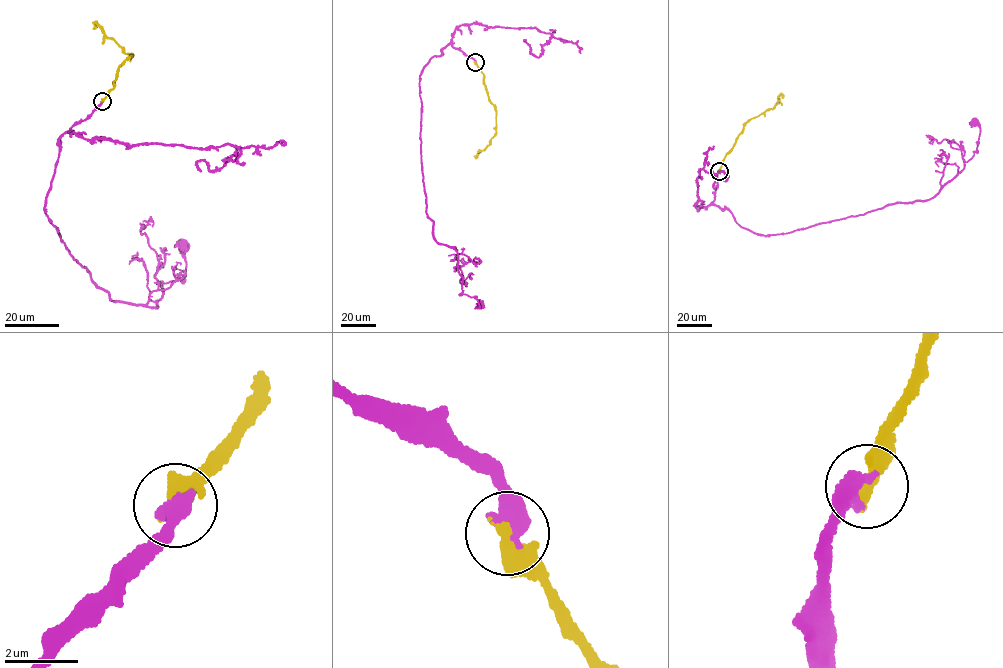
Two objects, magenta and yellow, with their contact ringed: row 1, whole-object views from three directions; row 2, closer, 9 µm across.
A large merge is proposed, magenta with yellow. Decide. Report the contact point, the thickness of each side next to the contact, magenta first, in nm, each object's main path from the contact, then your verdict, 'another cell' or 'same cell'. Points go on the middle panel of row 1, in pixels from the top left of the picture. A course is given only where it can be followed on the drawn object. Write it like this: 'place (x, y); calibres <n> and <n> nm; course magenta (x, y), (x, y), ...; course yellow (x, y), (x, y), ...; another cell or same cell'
place (475, 62); calibres 500 and 460 nm; course magenta (475, 62), (450, 44), (430, 59), (419, 79), (420, 130), (434, 238), (457, 255), (460, 294), (480, 304); course yellow (475, 62), (483, 74), (488, 98), (495, 108), (496, 131), (489, 144), (474, 155); same cell

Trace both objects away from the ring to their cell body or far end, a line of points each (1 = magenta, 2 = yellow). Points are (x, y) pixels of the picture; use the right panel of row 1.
1: (719, 171), (713, 204), (756, 233), (789, 233), (935, 197), (977, 152), (980, 127), (973, 122)
2: (719, 171), (746, 123), (773, 108), (779, 95), (782, 98)

